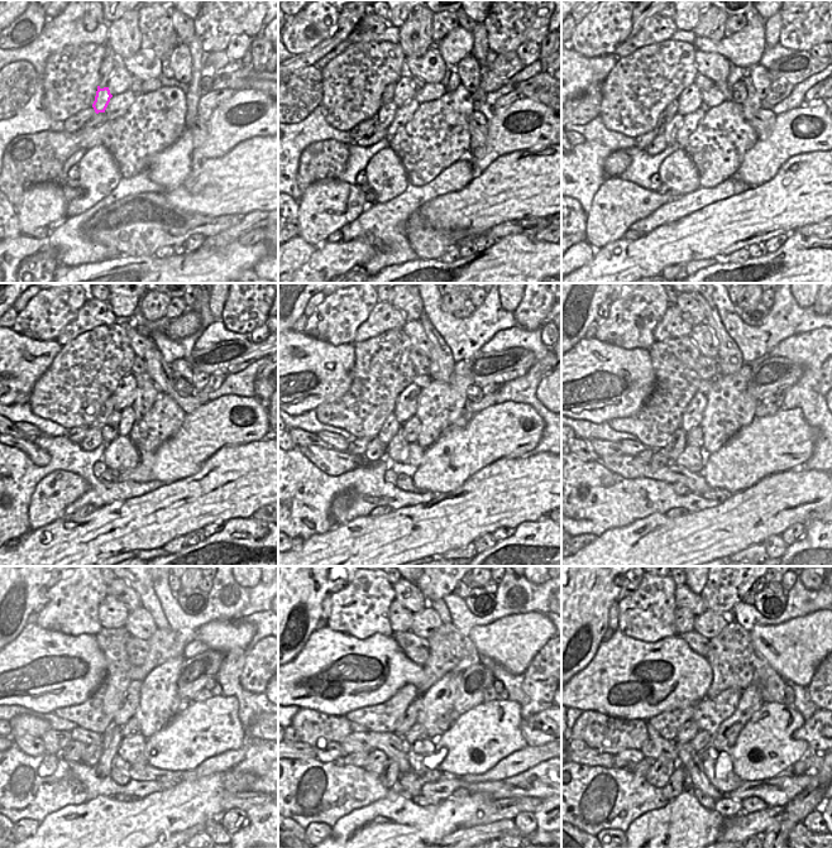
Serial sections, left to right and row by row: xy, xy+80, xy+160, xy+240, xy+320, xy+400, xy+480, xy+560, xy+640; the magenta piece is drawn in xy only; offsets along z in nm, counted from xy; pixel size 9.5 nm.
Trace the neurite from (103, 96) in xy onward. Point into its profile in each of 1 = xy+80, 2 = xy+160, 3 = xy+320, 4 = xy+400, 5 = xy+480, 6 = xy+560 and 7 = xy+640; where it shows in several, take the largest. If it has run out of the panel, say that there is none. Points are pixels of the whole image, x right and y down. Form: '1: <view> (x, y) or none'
1: xy+80 (385, 116)
2: xy+160 (672, 129)
3: xy+320 (398, 446)
4: xy+400 (692, 458)
5: xy+480 (132, 748)
6: xy+560 (421, 757)
7: xy+640 (707, 758)

